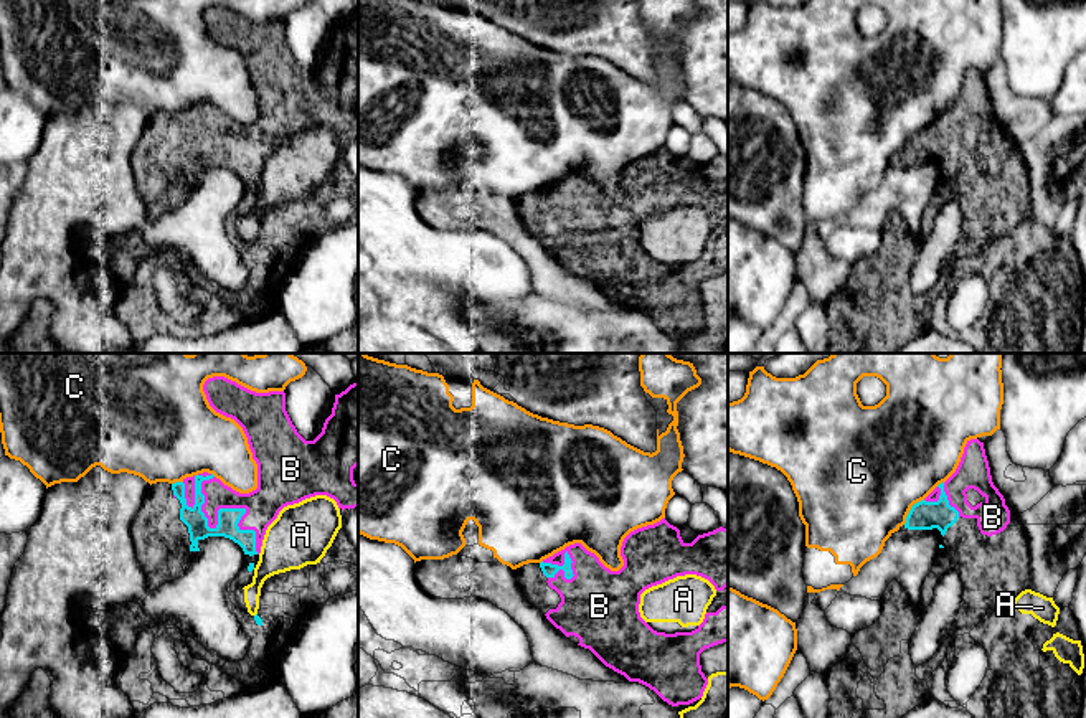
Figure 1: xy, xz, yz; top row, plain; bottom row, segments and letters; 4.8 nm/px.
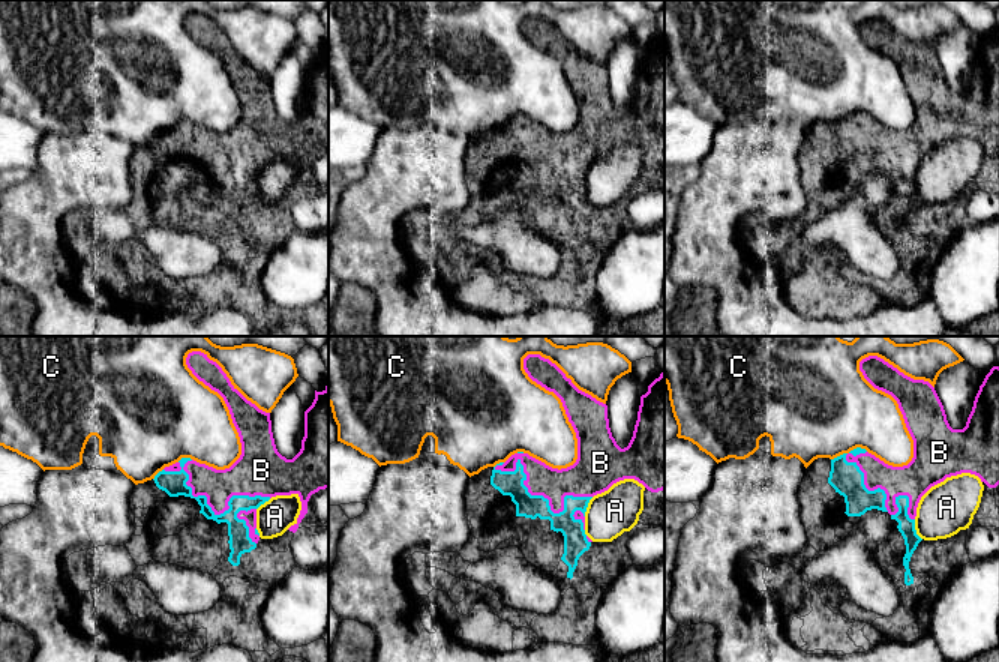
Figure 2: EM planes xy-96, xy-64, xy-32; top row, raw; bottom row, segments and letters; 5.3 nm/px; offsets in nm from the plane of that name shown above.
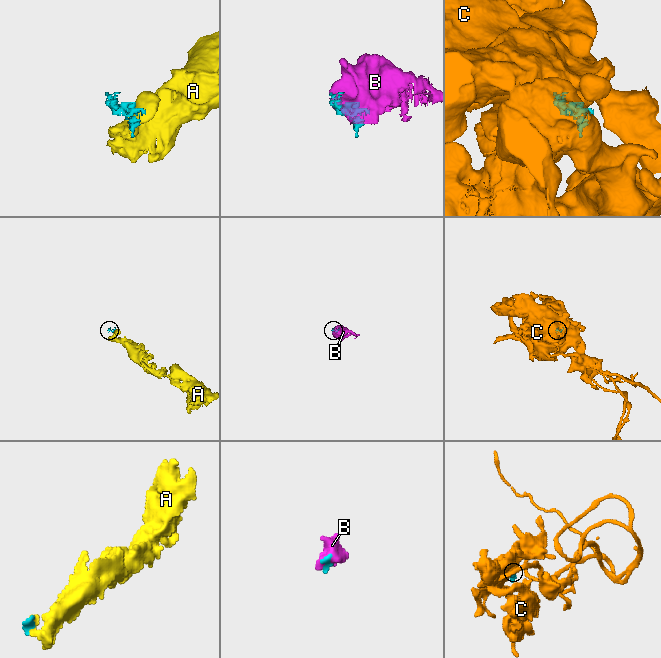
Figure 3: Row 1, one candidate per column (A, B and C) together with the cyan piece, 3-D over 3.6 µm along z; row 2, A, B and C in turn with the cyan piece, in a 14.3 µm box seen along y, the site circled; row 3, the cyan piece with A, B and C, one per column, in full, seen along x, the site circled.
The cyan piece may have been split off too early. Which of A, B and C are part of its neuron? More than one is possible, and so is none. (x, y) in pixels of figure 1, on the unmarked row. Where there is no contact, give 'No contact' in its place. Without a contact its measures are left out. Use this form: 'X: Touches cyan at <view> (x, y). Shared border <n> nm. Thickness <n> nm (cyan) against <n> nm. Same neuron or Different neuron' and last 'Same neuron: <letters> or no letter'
A: No contact. Different neuron
B: Touches cyan at xy (221, 139). Shared border 480 nm. Thickness 110 nm (cyan) against 170 nm. Same neuron
C: Touches cyan at yz (910, 141). Shared border 160 nm. Thickness 140 nm (cyan) against 500 nm. Different neuron
Same neuron: B

